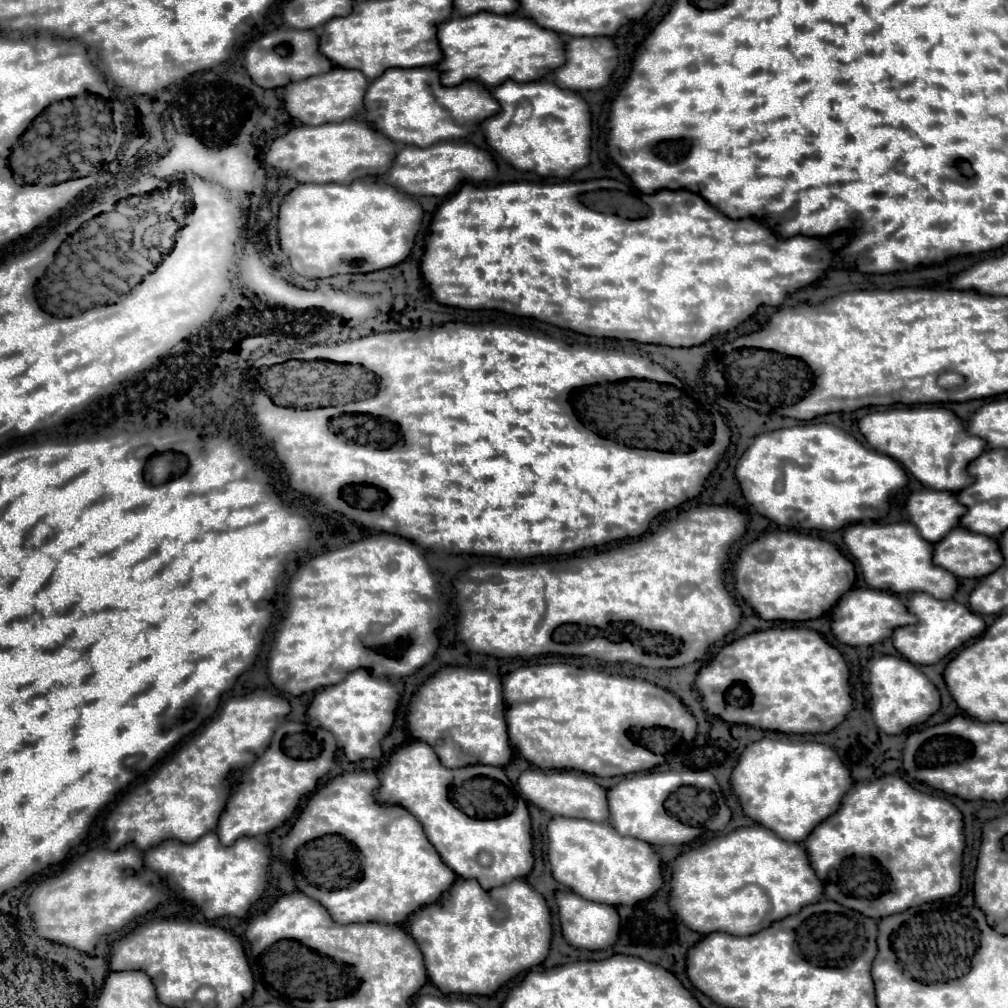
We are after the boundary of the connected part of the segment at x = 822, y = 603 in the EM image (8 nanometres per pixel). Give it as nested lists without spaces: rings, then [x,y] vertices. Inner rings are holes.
[[[776,531],[766,533],[764,537],[756,539],[748,545],[748,549],[742,549],[734,567],[734,581],[738,593],[744,597],[748,605],[762,617],[762,619],[780,619],[780,621],[808,621],[818,619],[824,613],[828,613],[840,595],[846,595],[854,581],[856,581],[856,569],[848,557],[840,553],[840,549],[834,543],[828,543],[826,539],[818,539],[812,535],[796,533],[796,531]],[[768,553],[770,559],[762,561],[760,555]]]

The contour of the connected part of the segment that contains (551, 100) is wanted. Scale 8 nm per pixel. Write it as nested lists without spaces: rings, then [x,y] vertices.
[[[540,79],[534,83],[506,81],[492,89],[502,111],[482,123],[488,145],[510,165],[522,171],[536,171],[542,177],[570,177],[590,163],[592,111],[580,93],[560,89]]]

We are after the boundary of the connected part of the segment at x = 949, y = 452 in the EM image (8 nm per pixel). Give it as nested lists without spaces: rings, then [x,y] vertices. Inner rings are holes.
[[[942,405],[876,411],[864,415],[858,425],[874,449],[902,463],[922,485],[930,489],[956,493],[972,485],[974,479],[968,475],[968,463],[986,451],[984,439],[976,439],[976,435],[964,435],[964,423]]]

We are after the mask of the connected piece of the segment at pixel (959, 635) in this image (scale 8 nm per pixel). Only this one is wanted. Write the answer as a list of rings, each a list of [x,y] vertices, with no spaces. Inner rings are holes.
[[[912,593],[906,603],[910,613],[918,617],[918,623],[896,629],[892,635],[892,641],[894,641],[894,647],[902,653],[902,657],[906,657],[916,665],[934,665],[942,661],[952,651],[960,649],[962,645],[966,645],[970,639],[978,637],[986,629],[986,623],[980,615],[972,613],[966,605],[954,599],[942,601],[928,593]]]

